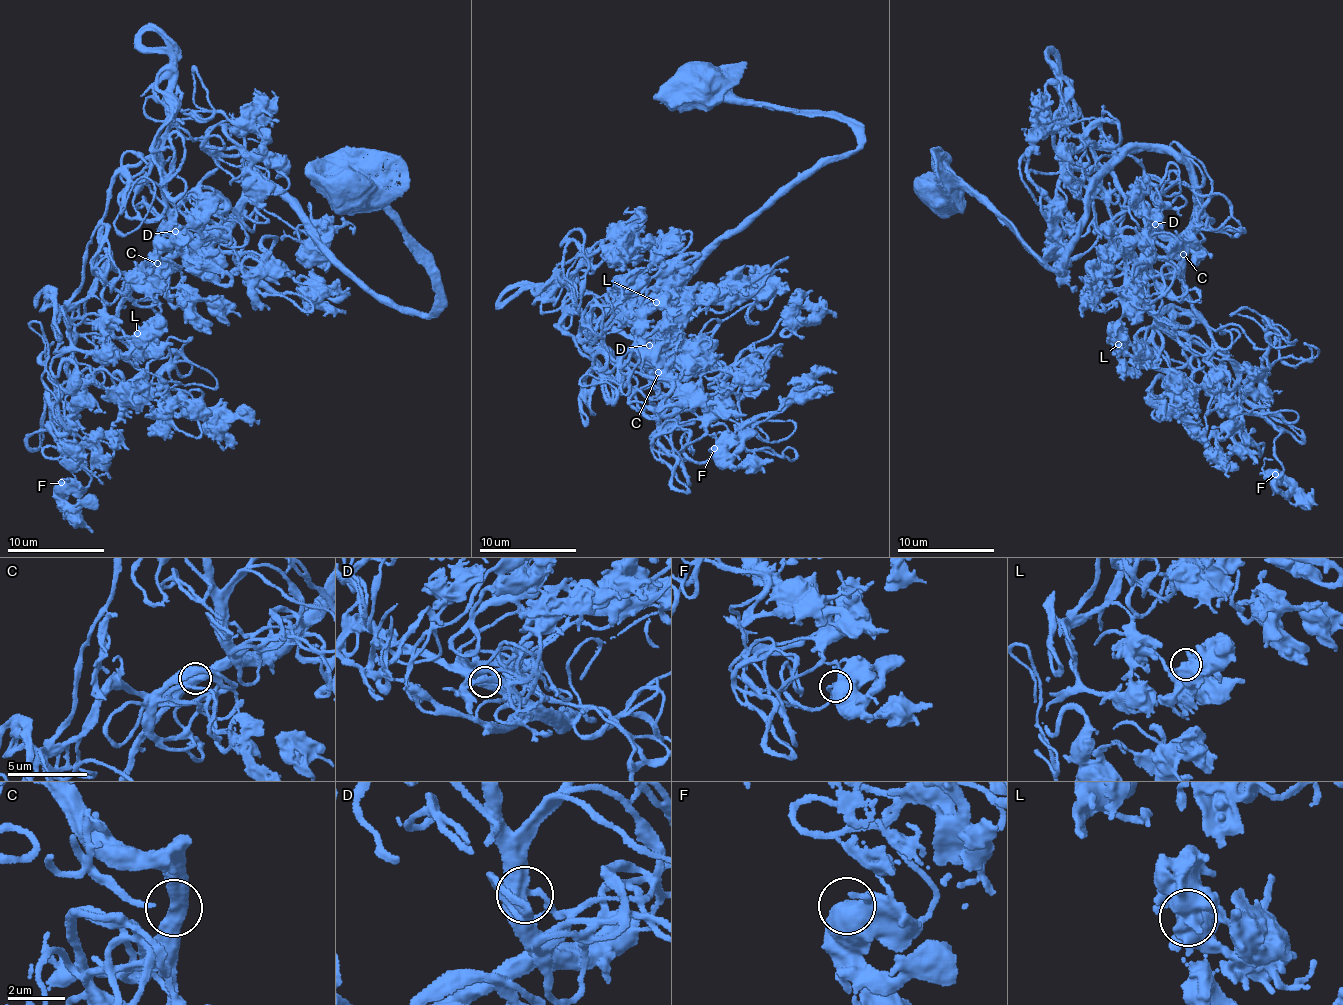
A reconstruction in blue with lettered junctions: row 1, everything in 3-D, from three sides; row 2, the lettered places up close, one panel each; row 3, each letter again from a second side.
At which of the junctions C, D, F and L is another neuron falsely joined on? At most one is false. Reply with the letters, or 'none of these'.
none of these

